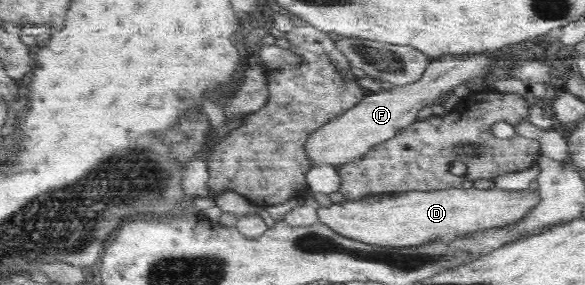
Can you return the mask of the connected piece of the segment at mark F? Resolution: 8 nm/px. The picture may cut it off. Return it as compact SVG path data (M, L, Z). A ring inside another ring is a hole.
M480 53L468 56L442 56L441 58L432 59L418 81L410 85L395 86L391 90L382 89L379 92L365 95L355 107L352 107L352 109L346 111L345 114L340 115L338 118L332 119L329 123L326 123L326 126L320 127L318 133L310 139L310 145L306 149L309 149L316 164L323 161L324 163L333 163L338 166L350 160L358 159L370 151L375 144L394 137L400 128L413 125L417 121L417 114L422 108L436 106L437 102L448 95L454 86L472 78L485 76L486 69L494 64L493 56L493 53Z

